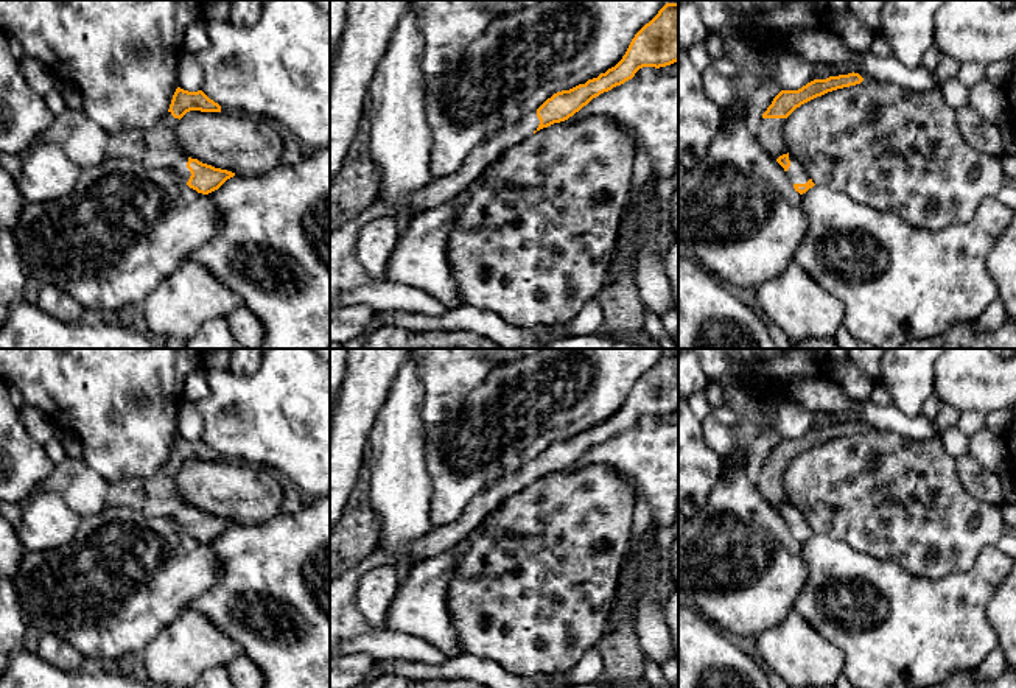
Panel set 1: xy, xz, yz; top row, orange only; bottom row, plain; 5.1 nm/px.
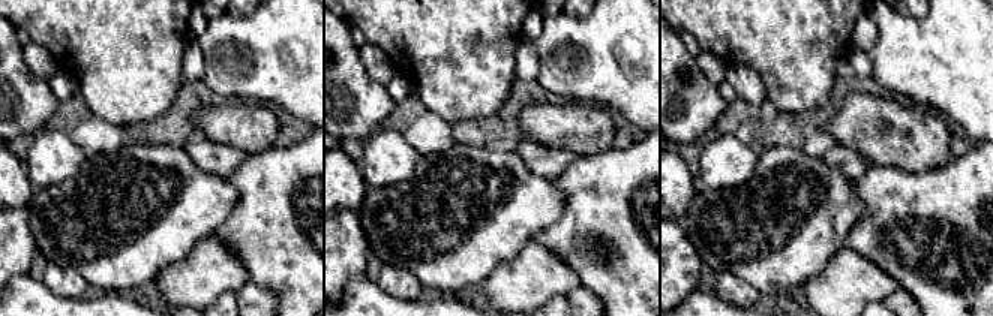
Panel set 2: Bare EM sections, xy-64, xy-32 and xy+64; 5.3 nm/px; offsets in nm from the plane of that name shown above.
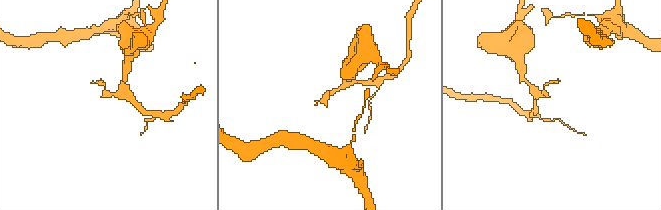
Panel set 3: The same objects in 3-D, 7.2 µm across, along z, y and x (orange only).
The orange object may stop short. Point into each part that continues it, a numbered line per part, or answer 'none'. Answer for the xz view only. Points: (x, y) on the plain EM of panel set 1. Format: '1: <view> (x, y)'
1: xz (441, 539)

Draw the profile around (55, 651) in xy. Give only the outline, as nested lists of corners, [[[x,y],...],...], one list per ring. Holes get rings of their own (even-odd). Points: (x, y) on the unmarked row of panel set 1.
[[[50,634],[40,635],[37,654],[64,671],[79,671],[84,660],[72,644]]]

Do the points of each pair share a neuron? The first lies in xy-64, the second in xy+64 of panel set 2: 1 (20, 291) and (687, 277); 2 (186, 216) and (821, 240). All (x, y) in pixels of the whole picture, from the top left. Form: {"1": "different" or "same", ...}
{"1": "different", "2": "same"}

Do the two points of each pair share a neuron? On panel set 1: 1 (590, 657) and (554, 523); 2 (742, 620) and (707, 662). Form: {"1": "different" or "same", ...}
{"1": "different", "2": "different"}

